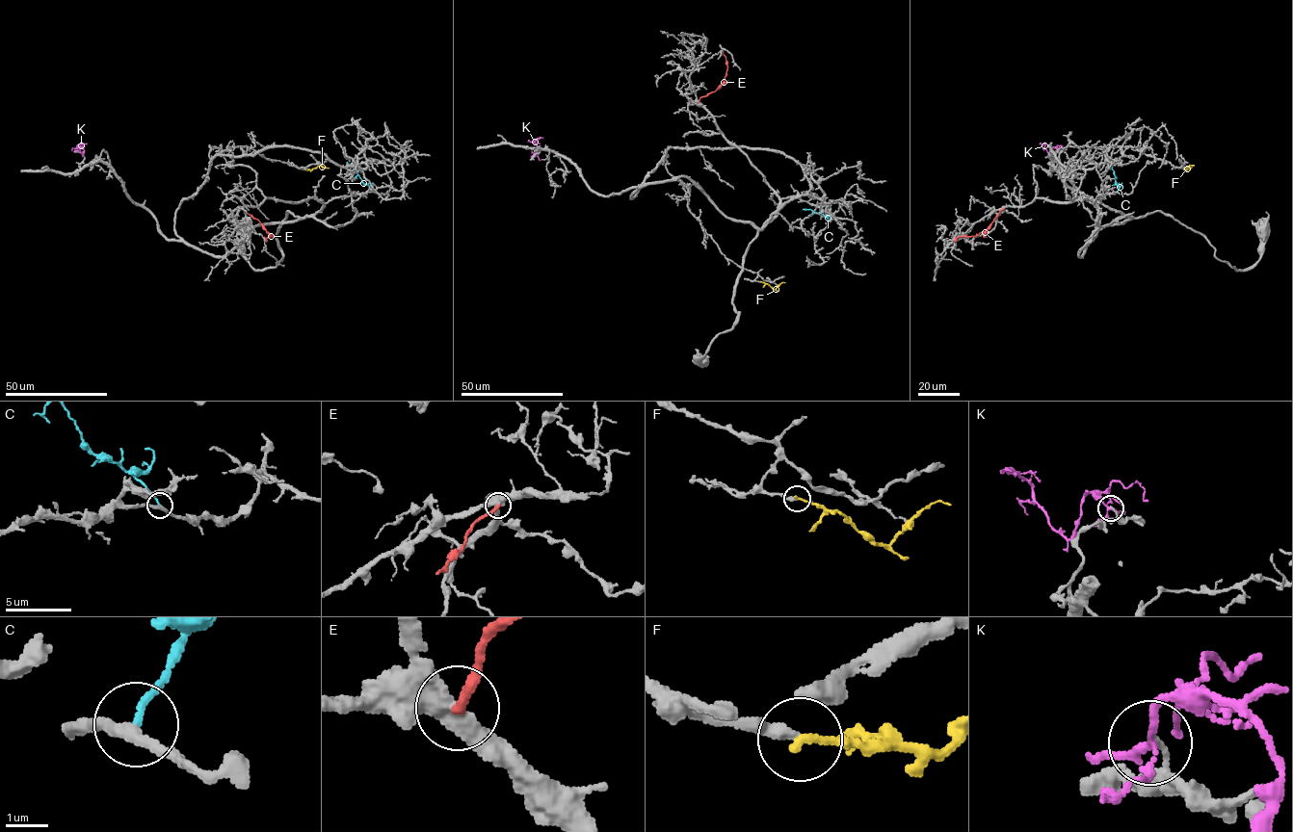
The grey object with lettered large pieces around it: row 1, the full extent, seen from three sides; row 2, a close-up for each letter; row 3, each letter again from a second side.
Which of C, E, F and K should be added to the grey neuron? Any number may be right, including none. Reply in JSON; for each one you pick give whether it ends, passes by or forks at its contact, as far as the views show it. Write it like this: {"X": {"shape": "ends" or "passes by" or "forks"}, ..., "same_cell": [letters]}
{"C": {"shape": "ends"}, "F": {"shape": "ends"}, "same_cell": ["C", "F"]}

